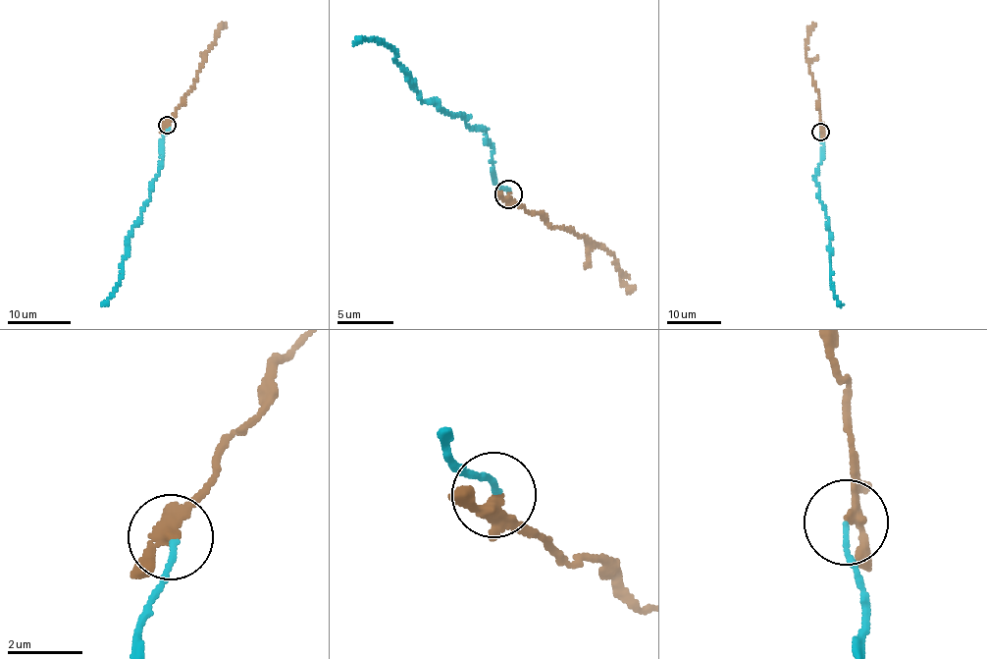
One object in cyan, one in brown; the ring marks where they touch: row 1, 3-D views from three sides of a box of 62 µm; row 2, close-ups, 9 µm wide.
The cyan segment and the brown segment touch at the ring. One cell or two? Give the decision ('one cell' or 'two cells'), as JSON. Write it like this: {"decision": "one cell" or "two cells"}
{"decision": "two cells"}

